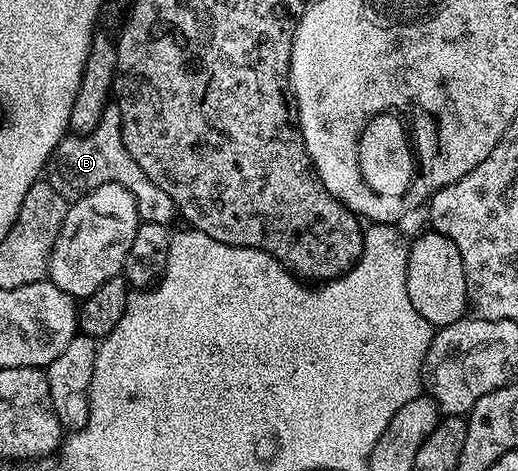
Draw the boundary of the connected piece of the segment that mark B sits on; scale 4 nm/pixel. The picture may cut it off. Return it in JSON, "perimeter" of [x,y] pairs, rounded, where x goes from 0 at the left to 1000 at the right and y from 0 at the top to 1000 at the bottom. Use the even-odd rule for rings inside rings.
{"perimeter":[[[210,221],[197,238],[197,255],[172,285],[133,282],[104,314],[104,323],[93,333],[89,355],[89,382],[131,431],[143,431],[158,416],[181,408],[181,399],[197,399],[197,391],[236,391],[251,416],[259,416],[259,433],[266,442],[266,459],[272,471],[290,476],[313,476],[330,482],[336,439],[328,416],[259,348],[259,331],[243,323],[243,306],[236,297],[236,272],[232,270],[232,240],[220,221]]]}

